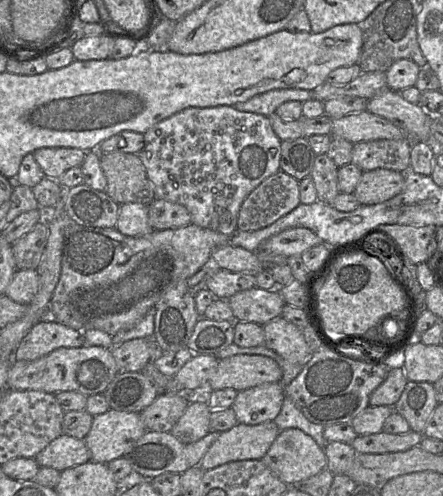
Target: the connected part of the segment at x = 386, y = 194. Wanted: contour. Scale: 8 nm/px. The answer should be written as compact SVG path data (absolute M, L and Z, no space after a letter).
M389 169L363 171L353 192L361 205L374 205L399 194L405 181L405 172Z

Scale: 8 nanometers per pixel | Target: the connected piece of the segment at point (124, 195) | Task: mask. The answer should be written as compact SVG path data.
M104 153L100 166L107 180L105 192L117 204L149 205L155 199L152 184L137 154Z

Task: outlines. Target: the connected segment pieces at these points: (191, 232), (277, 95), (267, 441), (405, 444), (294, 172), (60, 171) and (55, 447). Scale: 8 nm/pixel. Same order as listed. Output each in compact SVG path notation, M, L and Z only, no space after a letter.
M71 221L64 235L61 273L48 319L76 330L97 329L110 335L130 329L155 308L170 286L211 265L213 251L230 239L193 223L131 237L116 228L94 228Z
M274 89L253 96L245 102L234 104L233 107L242 112L252 112L269 117L283 103L313 99L313 91L302 89Z
M274 420L257 425L237 423L220 433L200 462L200 467L210 470L222 464L262 459L280 433Z
M384 431L358 435L350 444L357 453L388 453L405 451L420 444L423 434L408 431L405 434L391 434Z
M306 137L281 141L280 169L296 180L310 176L315 158Z
M40 148L32 154L45 176L51 179L59 179L68 169L80 167L86 156L78 148Z
M61 434L59 437L51 441L41 452L39 452L34 459L42 467L51 467L59 472L84 464L91 460L91 453L84 441L66 434Z

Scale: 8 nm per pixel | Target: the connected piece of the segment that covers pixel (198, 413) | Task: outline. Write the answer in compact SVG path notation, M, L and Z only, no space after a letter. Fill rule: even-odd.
M205 399L191 401L184 414L171 429L171 433L184 443L193 443L211 431L211 407Z

